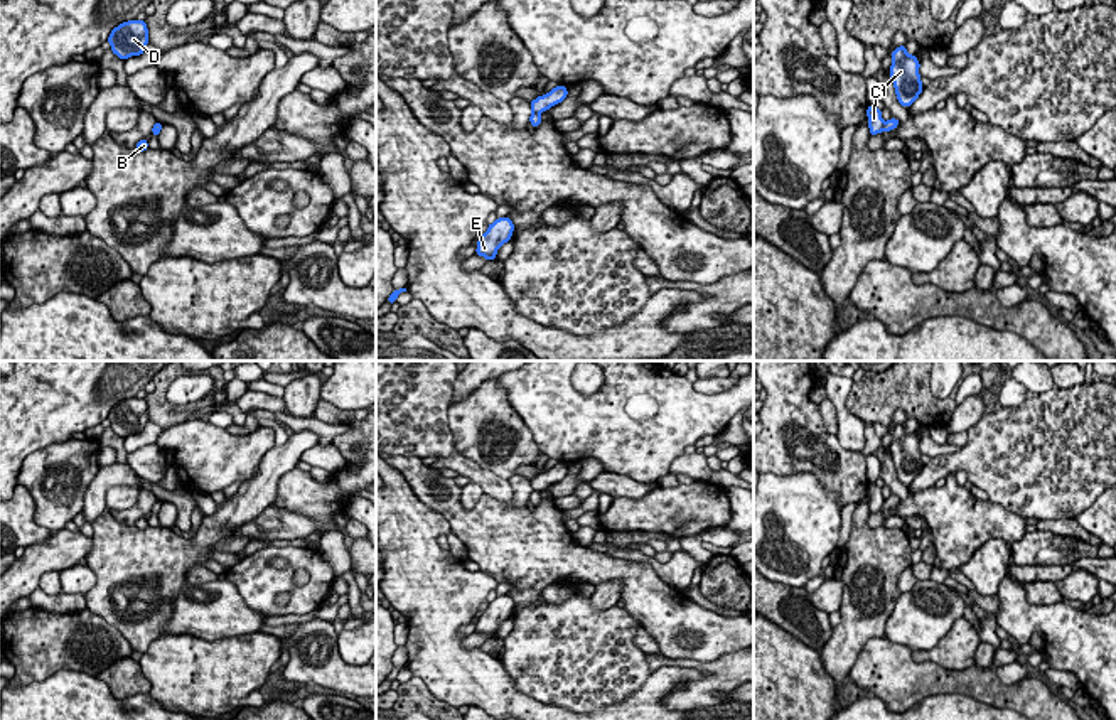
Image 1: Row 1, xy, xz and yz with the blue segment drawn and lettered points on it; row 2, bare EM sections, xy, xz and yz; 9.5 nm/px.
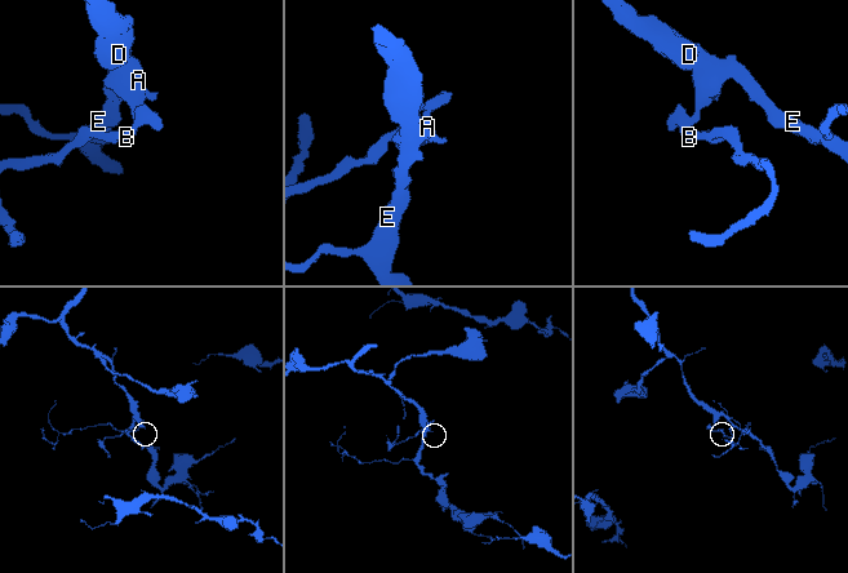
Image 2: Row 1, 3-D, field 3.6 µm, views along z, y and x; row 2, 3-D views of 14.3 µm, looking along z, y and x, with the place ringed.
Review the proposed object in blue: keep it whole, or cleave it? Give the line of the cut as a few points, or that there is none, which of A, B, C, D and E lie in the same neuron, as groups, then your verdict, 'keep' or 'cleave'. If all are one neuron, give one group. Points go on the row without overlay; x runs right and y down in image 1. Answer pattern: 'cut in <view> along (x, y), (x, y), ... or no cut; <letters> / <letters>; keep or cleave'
cut in xz along (533, 489), (538, 491); A D E / B C; cleave

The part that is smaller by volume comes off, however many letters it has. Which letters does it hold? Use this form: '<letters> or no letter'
B, C

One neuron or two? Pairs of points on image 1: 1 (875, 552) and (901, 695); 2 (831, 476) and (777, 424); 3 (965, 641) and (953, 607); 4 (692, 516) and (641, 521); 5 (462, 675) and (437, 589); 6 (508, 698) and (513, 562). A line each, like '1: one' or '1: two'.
1: two
2: one
3: two
4: one
5: one
6: two

